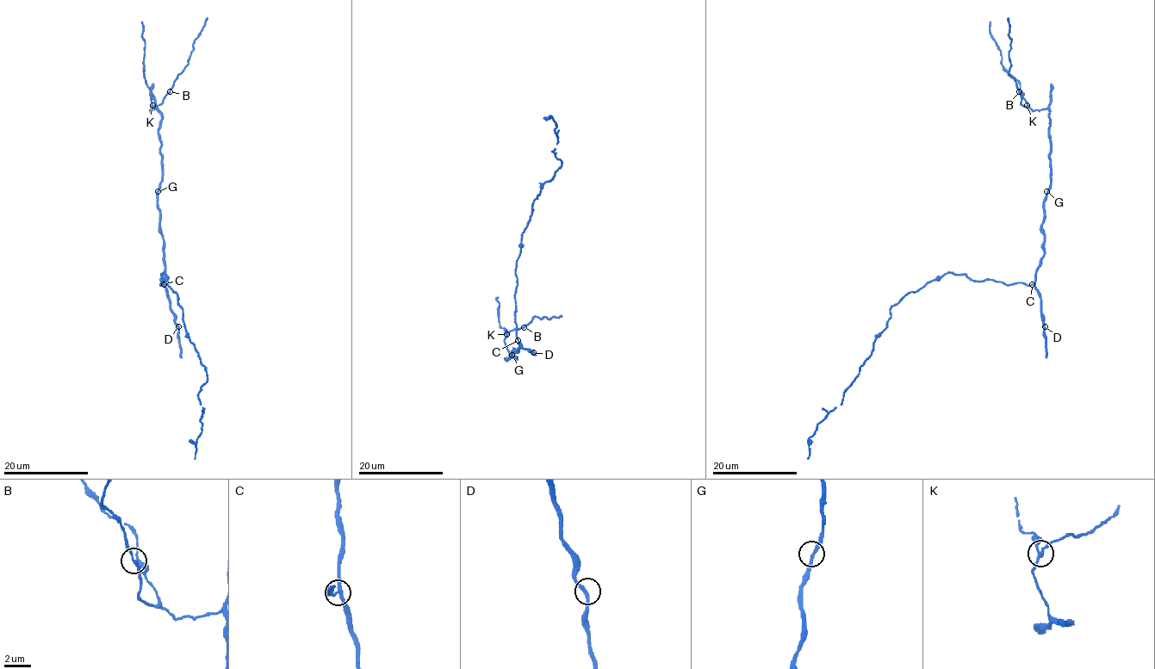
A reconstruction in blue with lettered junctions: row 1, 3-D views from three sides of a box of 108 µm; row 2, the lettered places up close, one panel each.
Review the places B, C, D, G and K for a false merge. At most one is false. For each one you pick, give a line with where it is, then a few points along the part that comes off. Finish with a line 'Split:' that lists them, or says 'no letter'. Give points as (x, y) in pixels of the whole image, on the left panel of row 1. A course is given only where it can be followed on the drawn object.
Split: no letter

